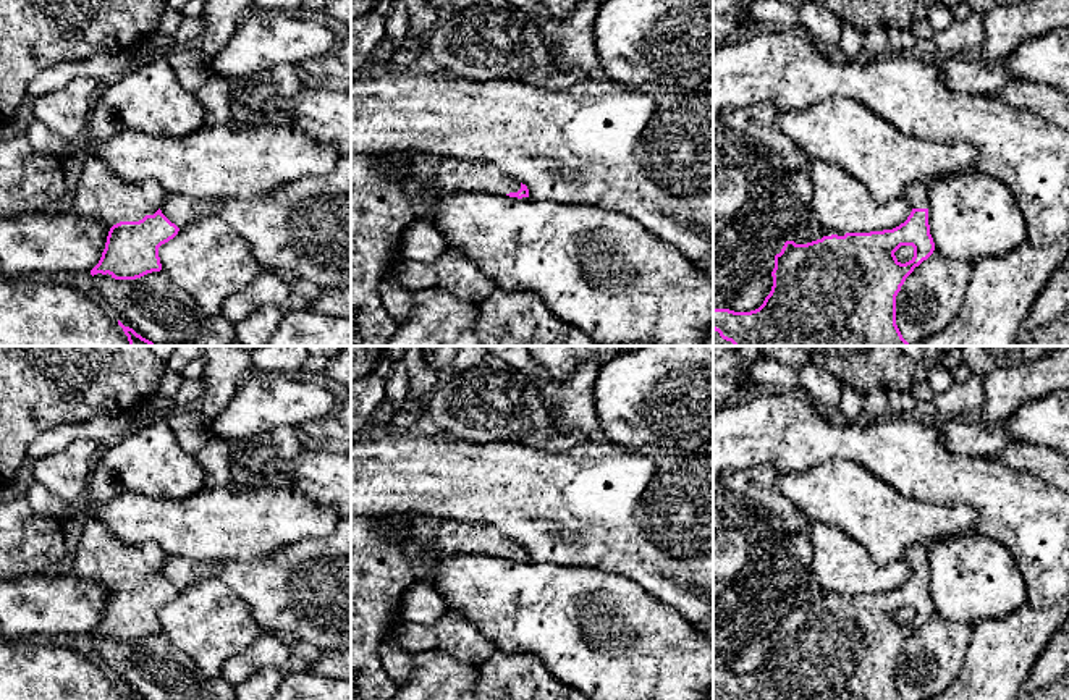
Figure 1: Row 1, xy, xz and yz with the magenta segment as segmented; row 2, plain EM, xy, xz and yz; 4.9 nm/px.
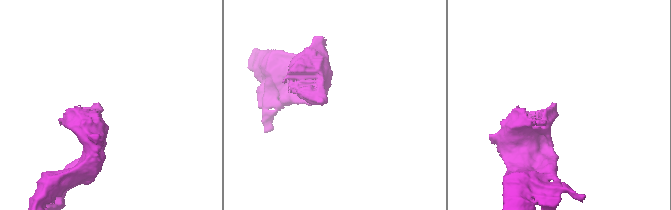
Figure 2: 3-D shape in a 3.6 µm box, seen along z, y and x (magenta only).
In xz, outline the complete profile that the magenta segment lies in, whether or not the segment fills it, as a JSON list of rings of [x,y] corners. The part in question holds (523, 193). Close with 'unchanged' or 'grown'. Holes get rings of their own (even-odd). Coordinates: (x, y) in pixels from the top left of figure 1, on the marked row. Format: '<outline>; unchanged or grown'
[[[443,158],[433,179],[445,194],[472,191],[518,199],[529,197],[527,186],[518,178],[495,167],[461,158]]]; grown

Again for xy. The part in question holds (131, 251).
[[[94,139],[84,155],[71,207],[110,228],[105,249],[91,275],[136,280],[160,272],[158,247],[180,228],[160,210],[168,192],[154,183],[128,183],[112,175]]]; grown

